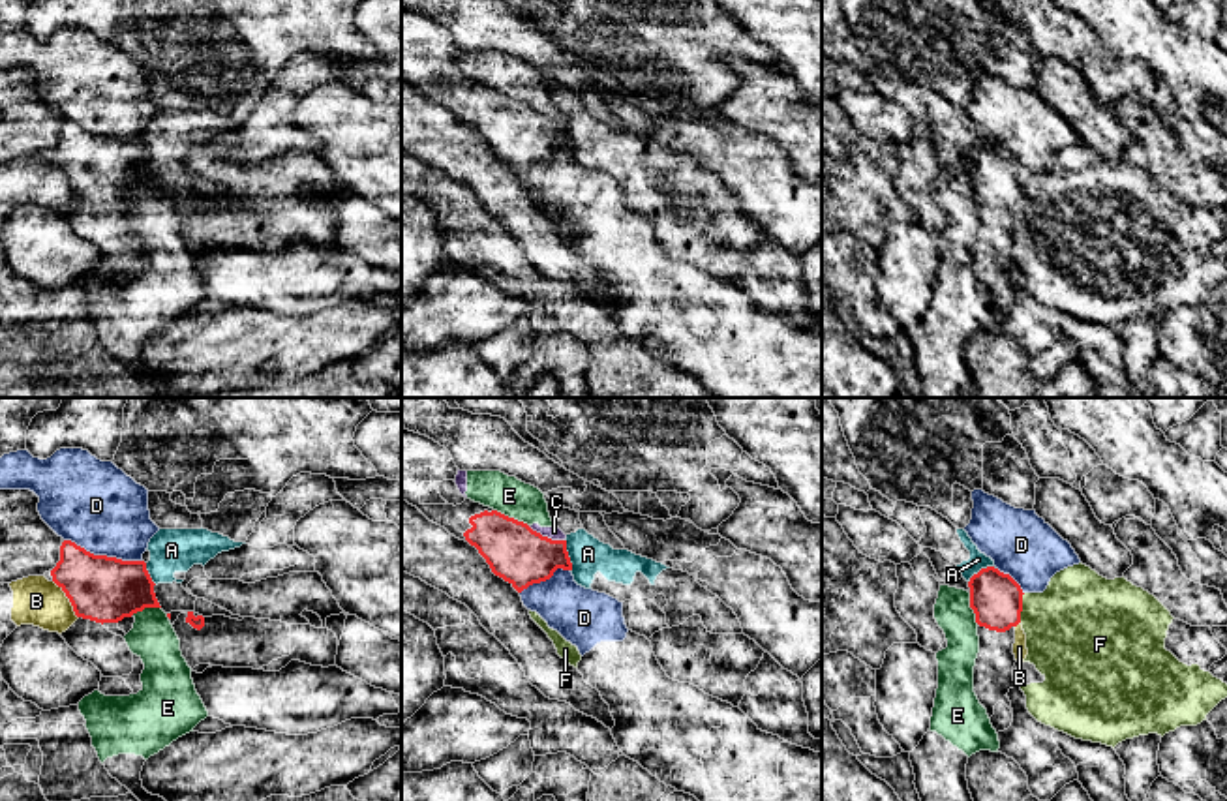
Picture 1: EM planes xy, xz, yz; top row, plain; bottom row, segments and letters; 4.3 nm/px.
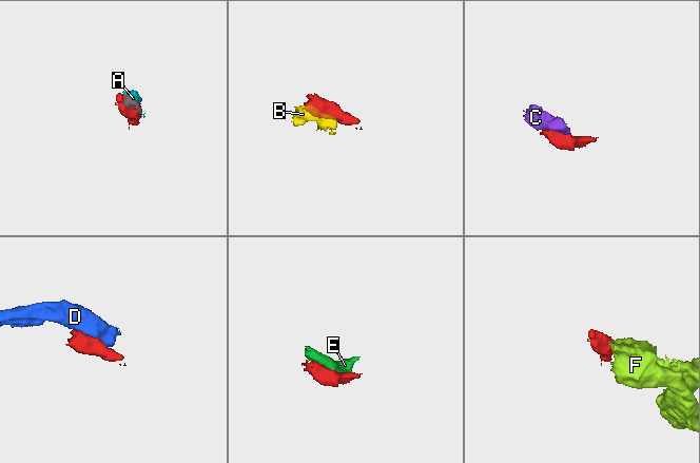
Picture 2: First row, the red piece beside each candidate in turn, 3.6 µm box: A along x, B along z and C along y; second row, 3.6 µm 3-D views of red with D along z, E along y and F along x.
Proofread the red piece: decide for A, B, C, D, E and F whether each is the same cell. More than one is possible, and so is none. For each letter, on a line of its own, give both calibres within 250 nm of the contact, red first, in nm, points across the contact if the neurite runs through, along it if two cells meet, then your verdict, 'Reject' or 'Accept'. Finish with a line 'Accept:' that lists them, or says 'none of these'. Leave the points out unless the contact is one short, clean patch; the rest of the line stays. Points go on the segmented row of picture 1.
A: Thickness 240 nm (red) against 160 nm. Boundary: xz (565, 539), (571, 571). Reject
B: Thickness 280 nm (red) against 200 nm. Reject
C: Thickness 240 nm (red) against 60 nm. Boundary: xz (528, 526), (543, 535), (563, 541). Reject
D: Thickness 280 nm (red) against 380 nm. Reject
E: Thickness 240 nm (red) against 160 nm. Reject
F: Thickness 220 nm (red) against 440 nm. Boundary: yz (1025, 593), (1019, 621). Reject
Accept: none of these

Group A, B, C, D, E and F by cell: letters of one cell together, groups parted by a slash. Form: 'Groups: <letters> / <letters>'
Groups: A / B F / C E / D

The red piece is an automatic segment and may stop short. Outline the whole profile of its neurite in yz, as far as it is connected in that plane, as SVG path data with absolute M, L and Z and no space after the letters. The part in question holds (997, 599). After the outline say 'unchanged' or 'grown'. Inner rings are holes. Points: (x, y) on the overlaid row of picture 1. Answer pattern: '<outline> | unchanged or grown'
M994 567L981 568L968 582L970 587L970 608L976 613L977 636L979 636L979 653L974 666L974 692L979 703L987 709L992 728L1004 732L1013 722L1011 702L1006 696L1013 687L1013 643L1015 643L1015 627L1021 623L1022 612L1022 589L1009 576L1000 572Z | grown

